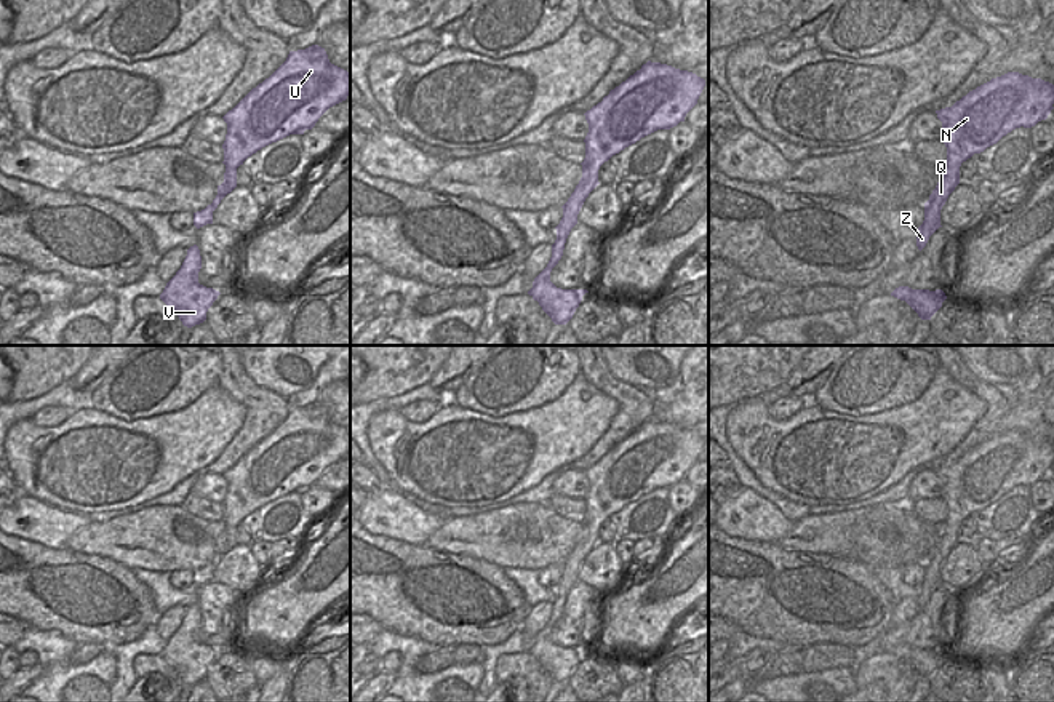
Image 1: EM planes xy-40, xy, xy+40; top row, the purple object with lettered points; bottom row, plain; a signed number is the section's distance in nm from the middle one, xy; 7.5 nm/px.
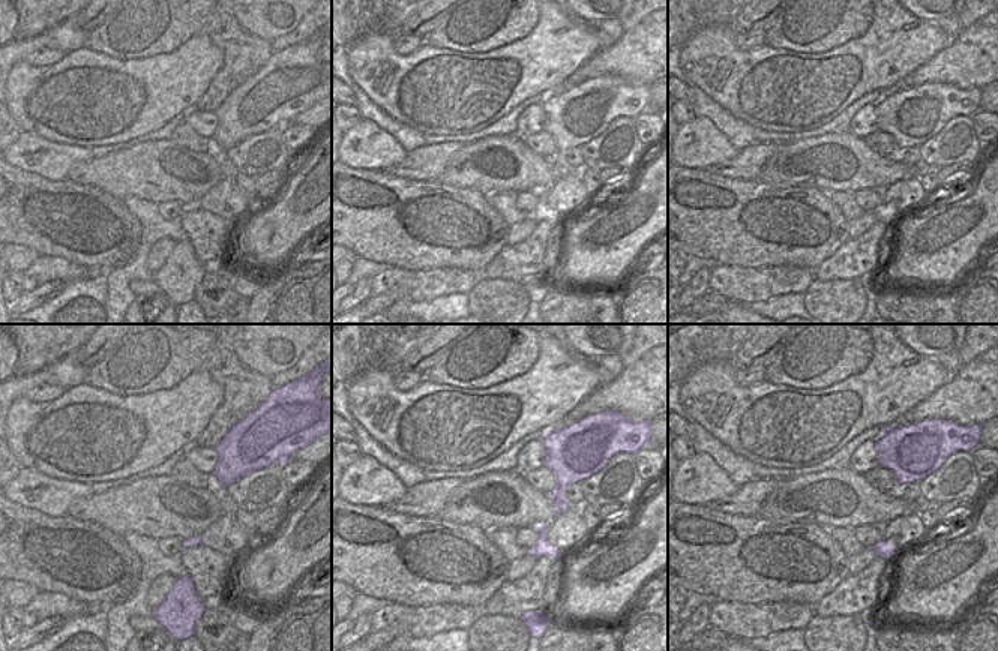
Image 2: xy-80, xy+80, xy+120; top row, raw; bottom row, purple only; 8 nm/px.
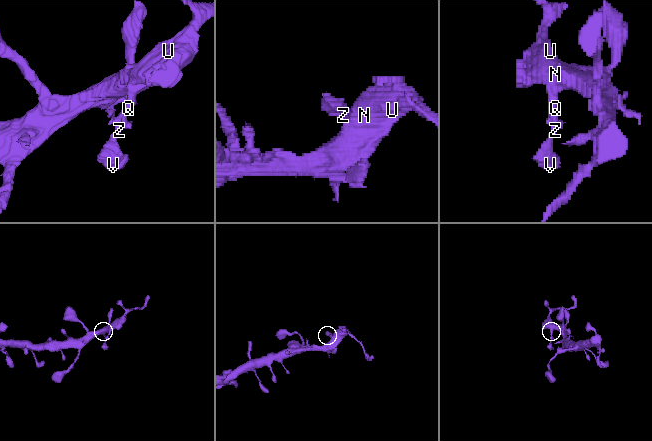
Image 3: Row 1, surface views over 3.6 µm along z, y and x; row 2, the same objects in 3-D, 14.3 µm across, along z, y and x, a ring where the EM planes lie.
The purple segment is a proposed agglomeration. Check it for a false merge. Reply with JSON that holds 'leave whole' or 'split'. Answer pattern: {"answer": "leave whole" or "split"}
{"answer": "leave whole"}

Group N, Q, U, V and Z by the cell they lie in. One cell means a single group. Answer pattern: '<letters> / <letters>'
N Q U V Z

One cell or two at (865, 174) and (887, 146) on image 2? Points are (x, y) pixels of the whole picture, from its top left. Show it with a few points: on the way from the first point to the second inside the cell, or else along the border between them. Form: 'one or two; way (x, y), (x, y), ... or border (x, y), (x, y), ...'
two; border (862, 138), (871, 149), (893, 159)

